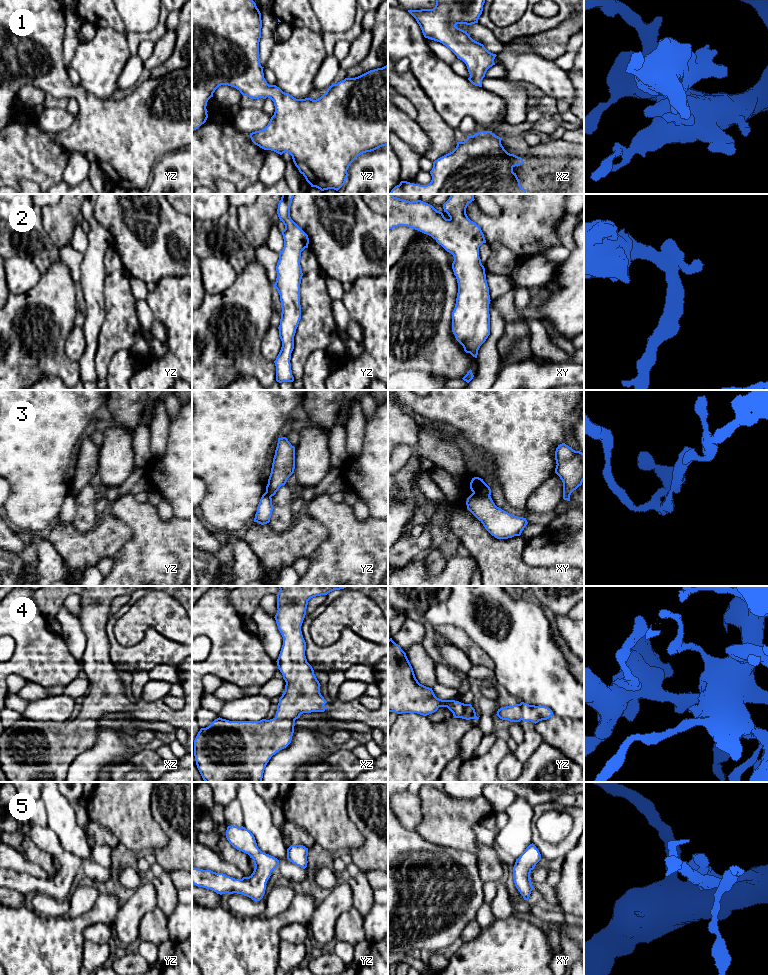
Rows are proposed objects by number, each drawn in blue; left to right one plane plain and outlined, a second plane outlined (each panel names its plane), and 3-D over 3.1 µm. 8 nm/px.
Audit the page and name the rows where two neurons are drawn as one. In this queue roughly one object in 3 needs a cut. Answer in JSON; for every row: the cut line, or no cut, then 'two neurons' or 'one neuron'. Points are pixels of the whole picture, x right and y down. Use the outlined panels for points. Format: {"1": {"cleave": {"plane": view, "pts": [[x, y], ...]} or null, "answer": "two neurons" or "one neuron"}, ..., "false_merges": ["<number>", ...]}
{"1": {"cleave": null, "answer": "one neuron"}, "2": {"cleave": null, "answer": "one neuron"}, "3": {"cleave": {"plane": "xy", "pts": [[473, 492], [489, 496]]}, "answer": "two neurons"}, "4": {"cleave": null, "answer": "one neuron"}, "5": {"cleave": null, "answer": "one neuron"}, "false_merges": ["3"]}

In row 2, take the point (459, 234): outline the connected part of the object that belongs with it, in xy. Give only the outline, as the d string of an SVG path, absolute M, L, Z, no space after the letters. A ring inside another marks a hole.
M388 194L388 230L398 226L407 226L431 236L447 252L454 257L452 269L458 283L455 308L452 312L452 332L466 353L477 358L480 346L490 335L489 287L485 268L479 257L479 247L486 243L481 228L471 221L466 208L474 201L474 194L451 194L443 204L444 212L450 217L446 219L442 212L421 200L406 201Z

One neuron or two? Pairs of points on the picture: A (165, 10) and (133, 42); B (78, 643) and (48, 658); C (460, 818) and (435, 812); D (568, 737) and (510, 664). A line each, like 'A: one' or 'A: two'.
A: one
B: two
C: one
D: two

